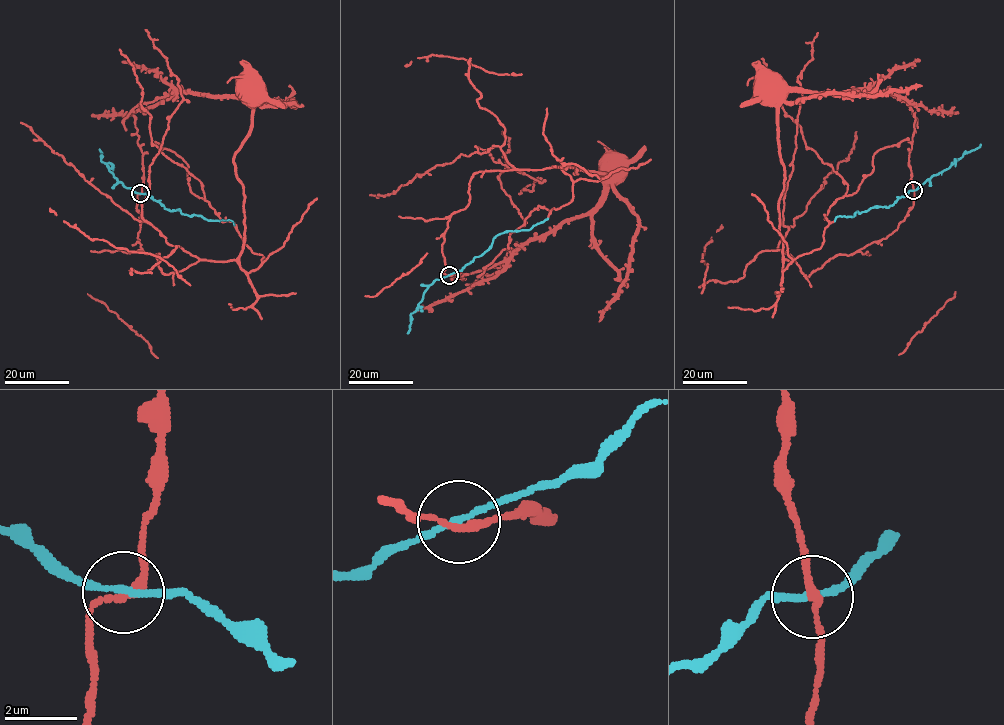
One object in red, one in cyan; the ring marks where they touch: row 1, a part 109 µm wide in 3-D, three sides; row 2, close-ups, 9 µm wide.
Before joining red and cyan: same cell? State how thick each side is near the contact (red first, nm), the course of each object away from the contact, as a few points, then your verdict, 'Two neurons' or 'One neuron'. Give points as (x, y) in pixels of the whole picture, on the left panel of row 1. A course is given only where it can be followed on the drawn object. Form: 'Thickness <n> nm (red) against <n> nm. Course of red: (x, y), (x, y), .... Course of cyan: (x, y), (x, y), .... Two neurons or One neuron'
Thickness 200 nm (red) against 150 nm. Course of red: (140, 193), (138, 242), (159, 254), (162, 272), (236, 260), (244, 210), (233, 158), (250, 128), (245, 87). Course of cyan: (140, 193), (151, 196), (166, 209), (179, 210), (190, 216), (200, 215), (209, 220), (230, 220), (234, 225). One neuron

